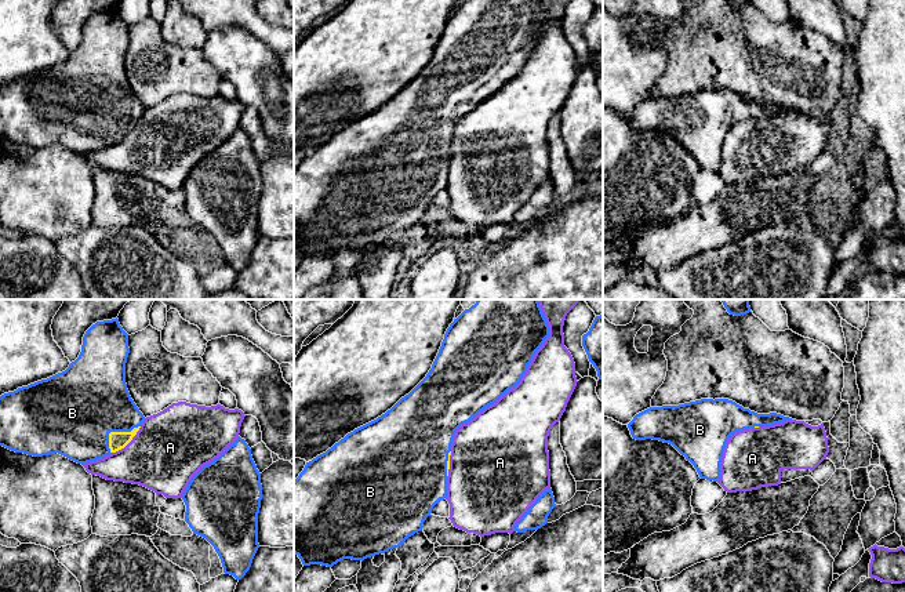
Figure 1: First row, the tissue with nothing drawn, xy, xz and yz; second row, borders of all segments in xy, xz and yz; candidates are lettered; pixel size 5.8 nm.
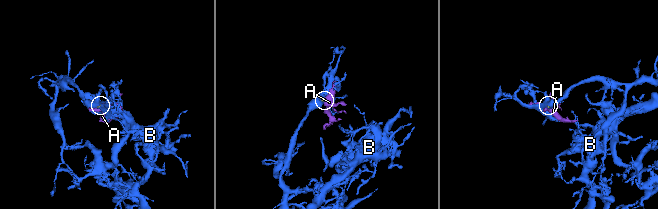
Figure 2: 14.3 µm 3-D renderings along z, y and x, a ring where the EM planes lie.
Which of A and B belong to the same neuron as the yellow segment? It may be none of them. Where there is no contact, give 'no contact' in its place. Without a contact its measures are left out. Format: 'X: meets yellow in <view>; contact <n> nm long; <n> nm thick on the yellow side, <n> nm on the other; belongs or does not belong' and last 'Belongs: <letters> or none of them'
A: meets yellow in xy; contact 240 nm long; 110 nm thick on the yellow side, 420 nm on the other; does not belong
B: meets yellow in xy; contact 240 nm long; 110 nm thick on the yellow side, 460 nm on the other; belongs
Belongs: B

